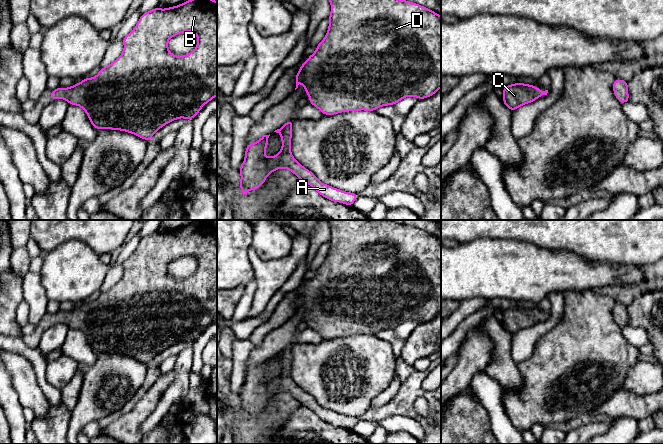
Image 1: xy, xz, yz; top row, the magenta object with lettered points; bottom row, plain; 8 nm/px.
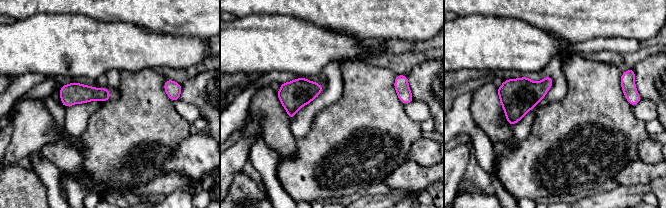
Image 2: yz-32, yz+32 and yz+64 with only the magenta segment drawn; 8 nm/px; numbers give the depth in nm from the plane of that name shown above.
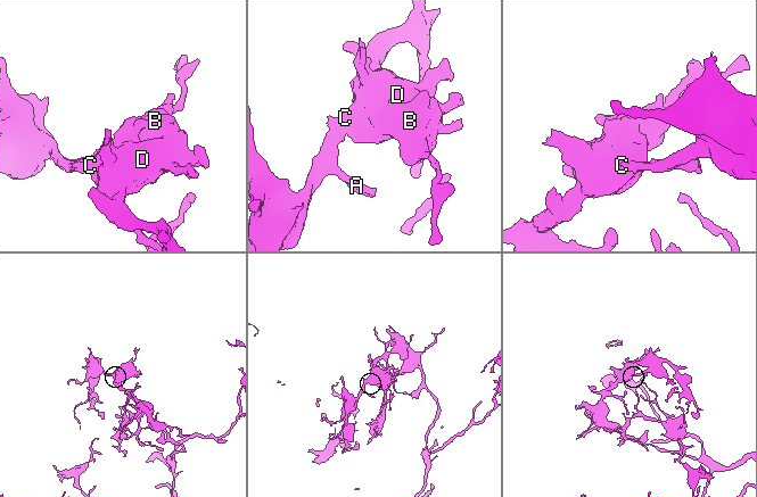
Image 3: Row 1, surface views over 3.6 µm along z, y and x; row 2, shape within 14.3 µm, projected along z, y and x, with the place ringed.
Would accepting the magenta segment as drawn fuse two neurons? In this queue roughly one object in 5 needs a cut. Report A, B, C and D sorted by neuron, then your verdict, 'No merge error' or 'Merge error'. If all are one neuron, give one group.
Groups: A B C D. No merge error

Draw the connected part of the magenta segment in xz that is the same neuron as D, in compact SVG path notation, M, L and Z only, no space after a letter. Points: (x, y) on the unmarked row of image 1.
M327 220L327 222L331 228L327 257L316 270L316 275L301 289L295 301L295 314L302 306L305 317L309 319L309 327L318 332L323 339L360 334L375 335L379 331L395 329L409 320L414 320L419 324L431 321L441 312L441 240L436 236L405 223L398 224L394 220Z

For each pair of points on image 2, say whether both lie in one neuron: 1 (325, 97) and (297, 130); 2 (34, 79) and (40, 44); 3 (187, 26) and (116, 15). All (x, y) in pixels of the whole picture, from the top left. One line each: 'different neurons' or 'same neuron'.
1: same neuron
2: different neurons
3: same neuron

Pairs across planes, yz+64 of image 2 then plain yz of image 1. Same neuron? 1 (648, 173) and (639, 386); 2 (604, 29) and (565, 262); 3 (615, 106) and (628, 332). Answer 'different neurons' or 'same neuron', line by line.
1: different neurons
2: different neurons
3: different neurons

